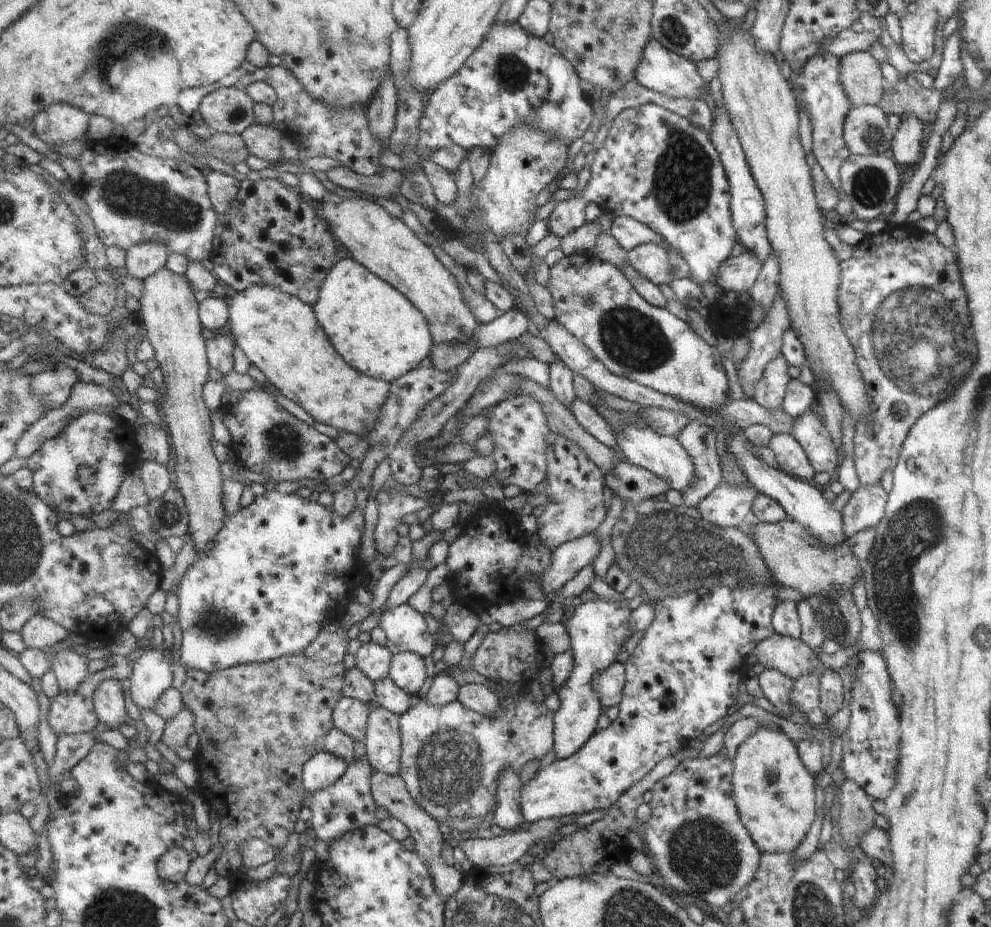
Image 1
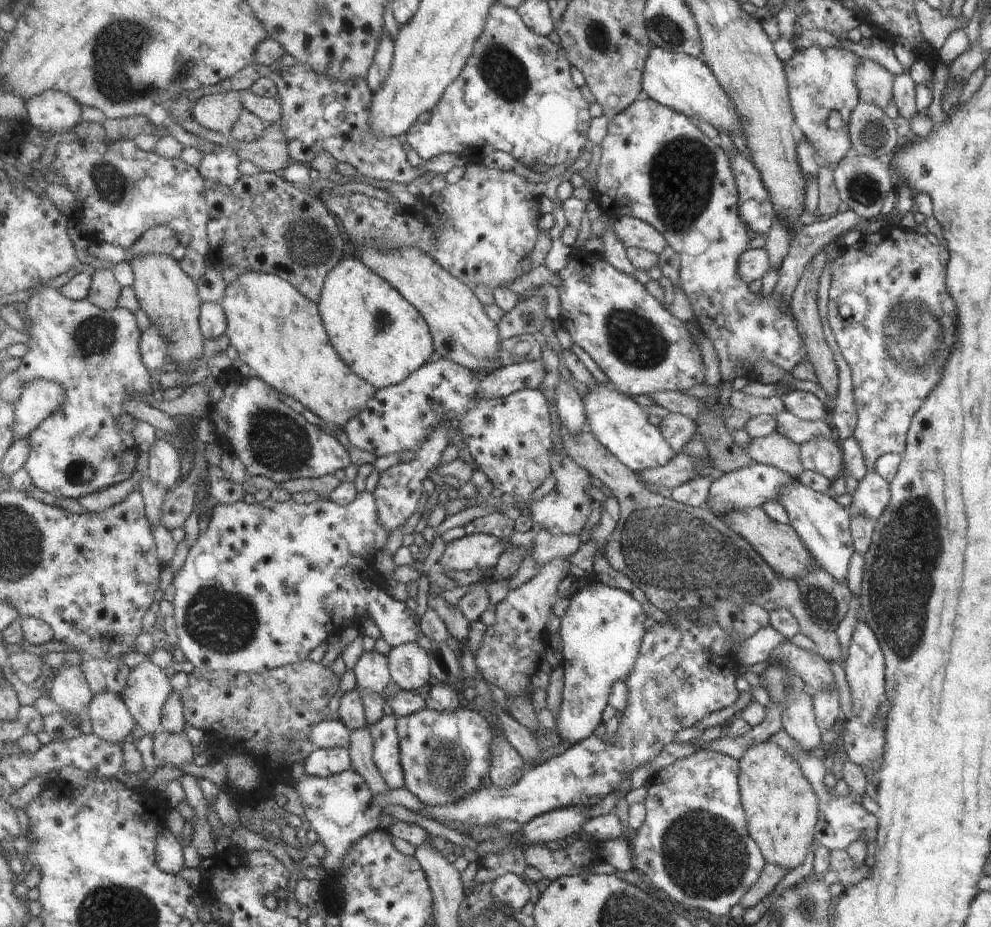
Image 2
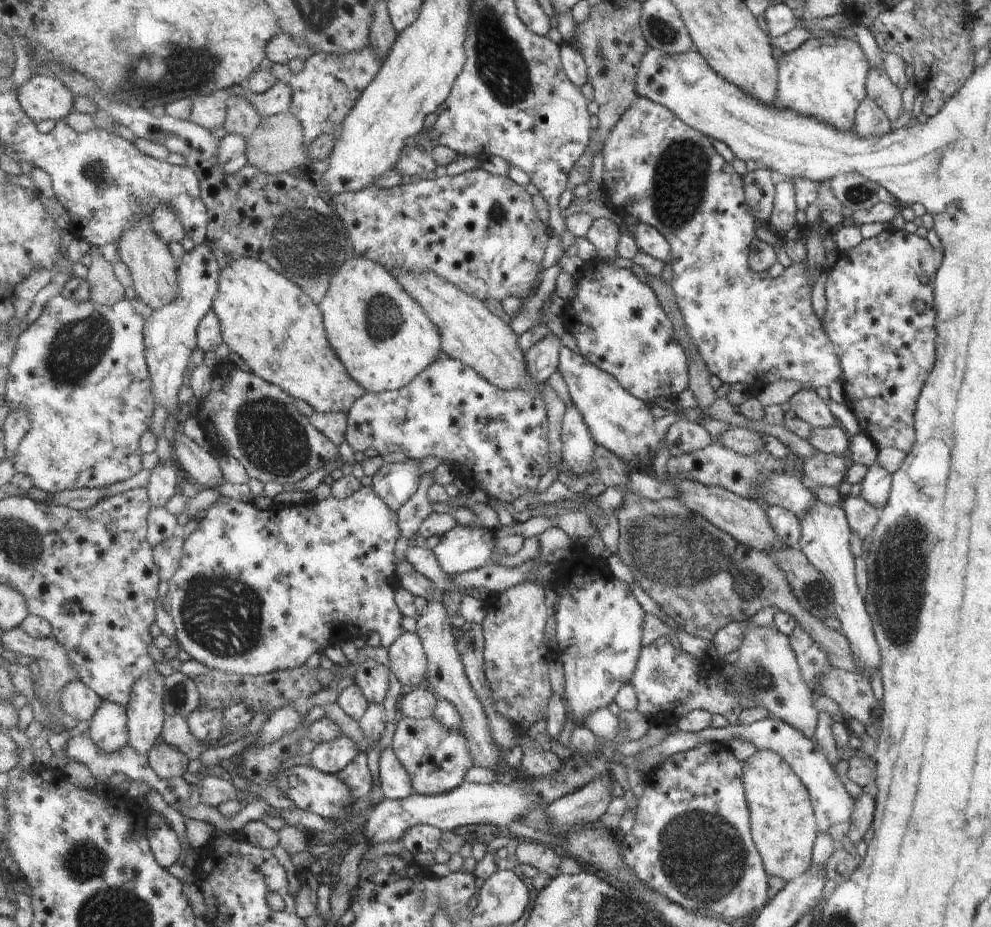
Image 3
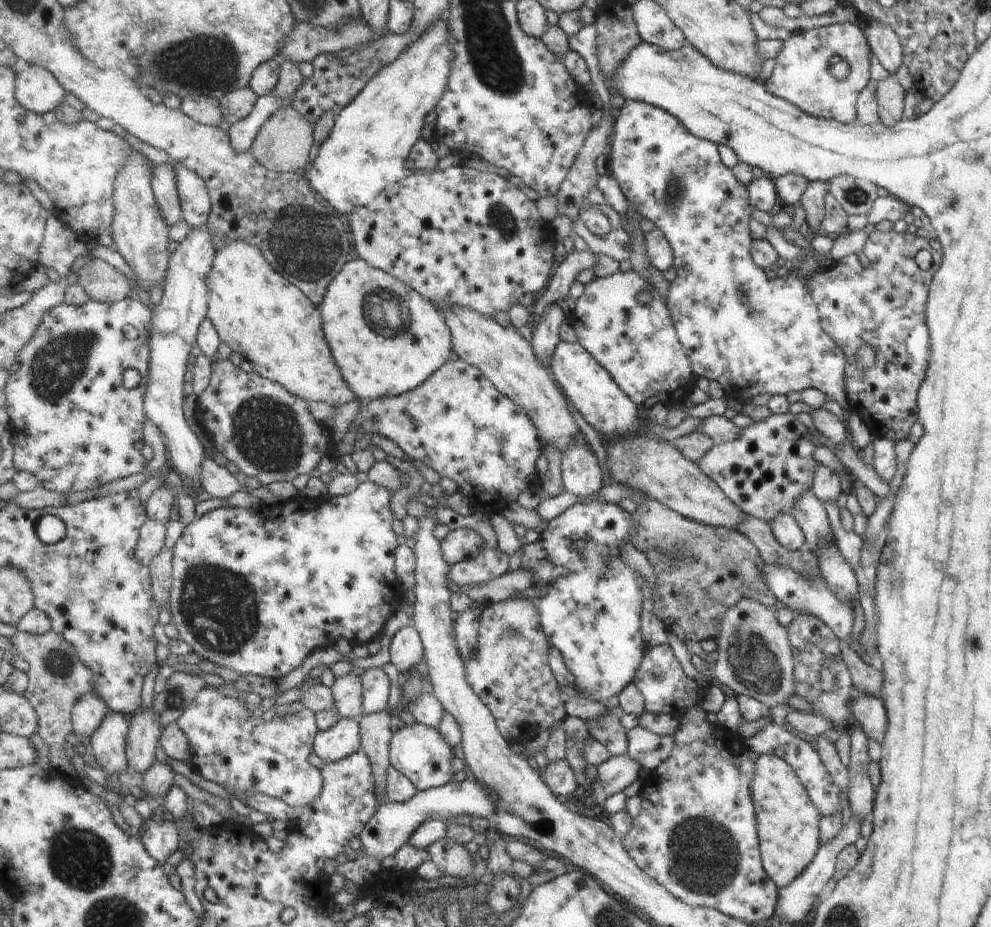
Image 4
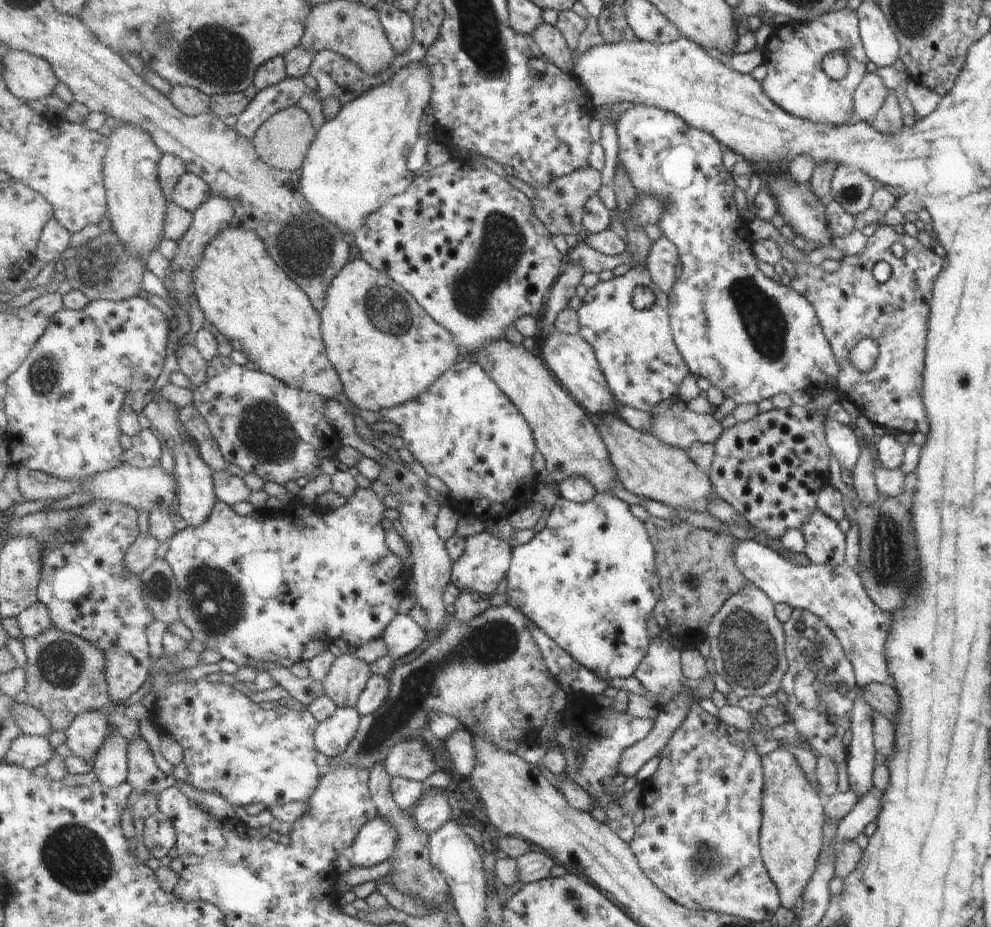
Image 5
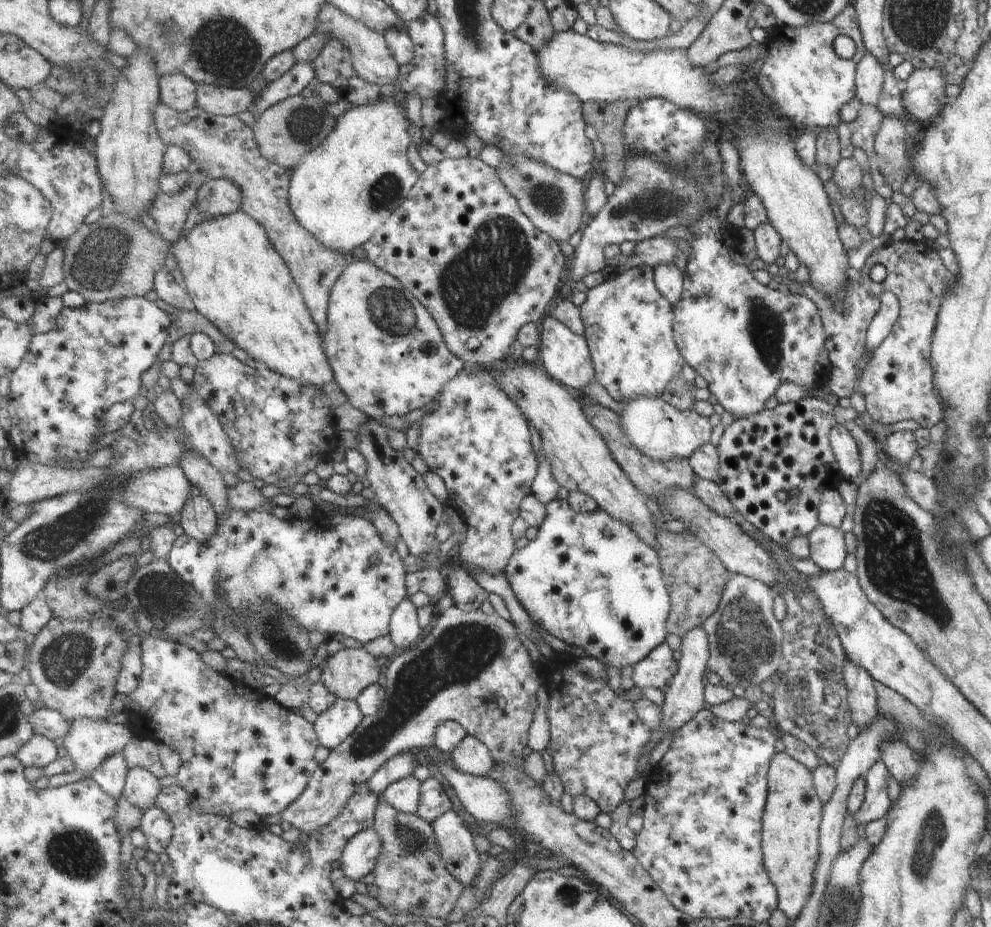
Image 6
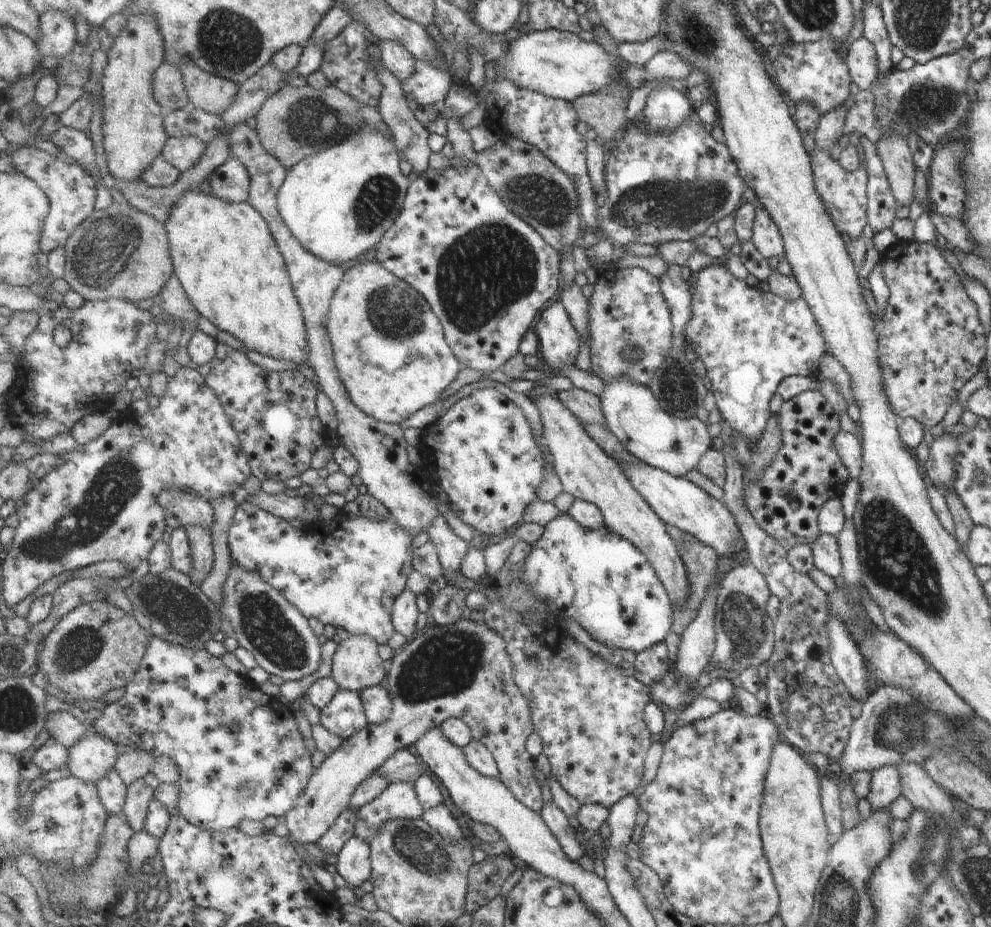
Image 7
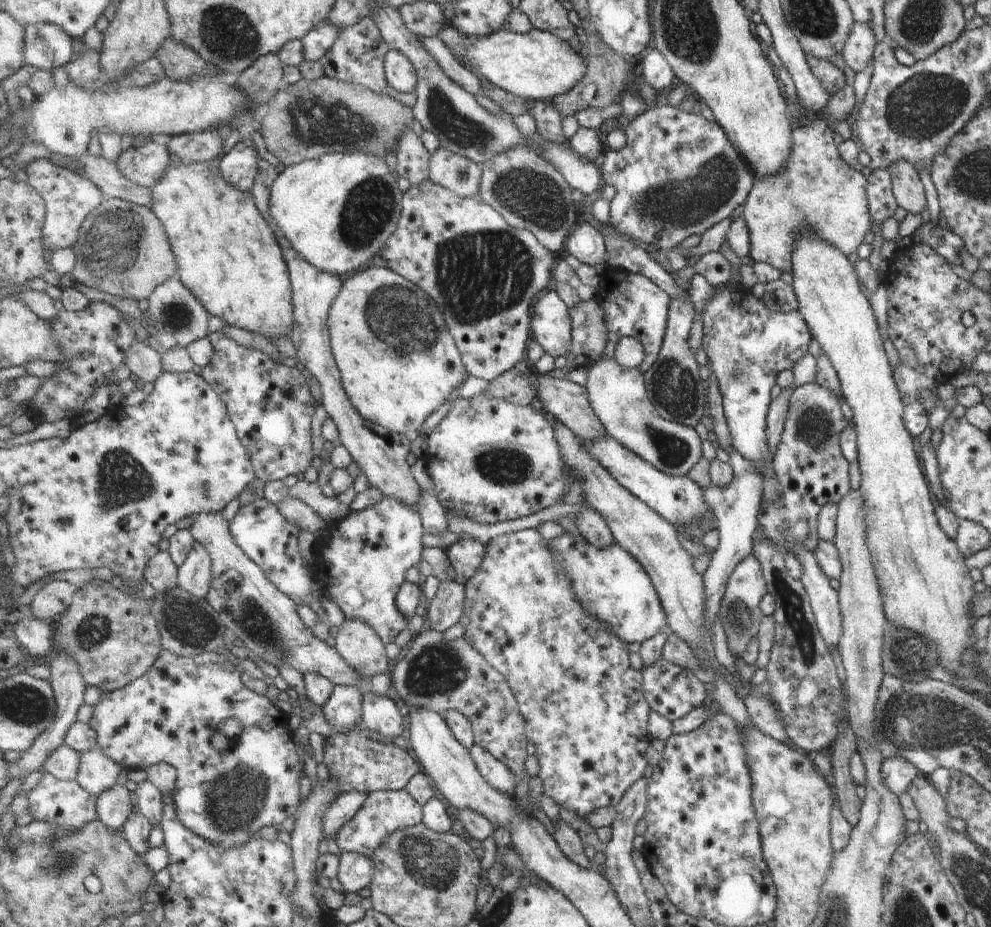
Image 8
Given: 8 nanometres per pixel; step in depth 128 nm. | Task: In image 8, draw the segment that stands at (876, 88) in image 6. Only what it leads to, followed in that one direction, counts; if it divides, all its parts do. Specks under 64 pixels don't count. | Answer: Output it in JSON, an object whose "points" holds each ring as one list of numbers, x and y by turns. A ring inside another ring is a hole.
{"points":[[853,22,849,28,849,36,845,40,841,52,848,73,861,72,870,61,876,45,873,32,865,22]]}

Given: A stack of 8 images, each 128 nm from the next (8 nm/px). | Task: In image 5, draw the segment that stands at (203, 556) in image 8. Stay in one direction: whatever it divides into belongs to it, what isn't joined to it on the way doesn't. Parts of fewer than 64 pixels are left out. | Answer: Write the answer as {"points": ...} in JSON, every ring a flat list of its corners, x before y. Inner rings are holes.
{"points":[[161,399,149,401,142,410,151,422,151,427,159,434,162,442,172,452,175,460,175,476,178,482,177,506,179,518,183,518,187,526,198,527,210,517,213,507,219,502,214,491,212,474,214,470,203,460,197,444,192,443,192,436,180,421,180,409,170,401]]}

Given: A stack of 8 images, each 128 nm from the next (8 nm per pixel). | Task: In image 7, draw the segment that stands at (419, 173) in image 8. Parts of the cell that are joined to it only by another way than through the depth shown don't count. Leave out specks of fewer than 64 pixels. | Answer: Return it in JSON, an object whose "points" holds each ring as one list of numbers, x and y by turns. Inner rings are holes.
{"points":[[381,60,381,65,376,68,376,75,379,82,383,85,382,97,378,110,393,134,394,142,402,156,412,165,415,172,423,174,430,167,431,148,429,148,429,131,417,120,415,113,411,110,409,102,404,95,403,83,397,78]]}

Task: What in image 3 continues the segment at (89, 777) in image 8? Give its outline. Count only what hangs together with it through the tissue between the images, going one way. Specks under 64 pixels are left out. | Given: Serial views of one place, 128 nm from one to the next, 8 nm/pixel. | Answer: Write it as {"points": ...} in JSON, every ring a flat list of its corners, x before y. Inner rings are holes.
{"points":[[80,678,67,683,60,696,62,712,78,722,91,722,103,699]]}

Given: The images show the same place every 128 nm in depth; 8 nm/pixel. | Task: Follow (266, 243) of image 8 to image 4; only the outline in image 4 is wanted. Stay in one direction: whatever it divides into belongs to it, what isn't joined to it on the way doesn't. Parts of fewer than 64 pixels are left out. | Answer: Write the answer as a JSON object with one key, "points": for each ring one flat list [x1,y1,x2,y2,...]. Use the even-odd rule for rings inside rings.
{"points":[[243,241,229,242,223,250,217,252,213,270,208,278,208,287,208,317,217,327,222,342,230,350,251,362,255,372,281,384,290,390,291,394,308,401,329,403,339,408,358,399,355,391,343,378,342,370,338,367,327,342,323,330,322,311,289,278,274,269,262,254,262,250]]}

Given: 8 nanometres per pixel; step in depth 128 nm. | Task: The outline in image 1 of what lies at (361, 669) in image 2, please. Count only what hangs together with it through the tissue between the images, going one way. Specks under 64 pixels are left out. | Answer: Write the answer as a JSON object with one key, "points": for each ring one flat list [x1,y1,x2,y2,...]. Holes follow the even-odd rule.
{"points":[[375,642,358,644,354,649,356,654,356,665,373,682,389,676,391,661,394,654,386,647]]}

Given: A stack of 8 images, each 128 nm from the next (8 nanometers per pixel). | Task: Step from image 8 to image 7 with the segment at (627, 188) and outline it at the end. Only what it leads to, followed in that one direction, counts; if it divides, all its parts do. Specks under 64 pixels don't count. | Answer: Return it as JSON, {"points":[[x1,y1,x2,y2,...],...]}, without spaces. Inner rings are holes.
{"points":[[694,118,675,130,663,133,645,131,641,123,625,129,623,138,608,151,606,163,607,197,598,214,600,229,585,228,581,247,589,259,590,249,601,241,611,240,619,246,640,242,657,246,671,240,691,241,697,235,716,224,727,214,733,214,743,192,743,179,737,176,724,144,717,144,709,132,699,126]]}

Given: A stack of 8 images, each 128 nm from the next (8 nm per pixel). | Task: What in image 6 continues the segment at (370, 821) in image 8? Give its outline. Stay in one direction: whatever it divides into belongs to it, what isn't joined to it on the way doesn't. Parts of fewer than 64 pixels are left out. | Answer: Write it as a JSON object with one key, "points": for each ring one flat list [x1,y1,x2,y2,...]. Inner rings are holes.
{"points":[[415,776,401,779,388,786,384,798,379,801,391,803,397,810,417,815,422,797,422,782]]}

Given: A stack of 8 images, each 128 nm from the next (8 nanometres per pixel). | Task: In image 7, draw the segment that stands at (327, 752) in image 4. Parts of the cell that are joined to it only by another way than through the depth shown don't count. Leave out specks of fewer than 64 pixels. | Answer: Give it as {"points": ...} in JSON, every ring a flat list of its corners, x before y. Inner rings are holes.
{"points":[[340,690,321,711,320,724,343,739,351,738,368,725,360,693]]}

